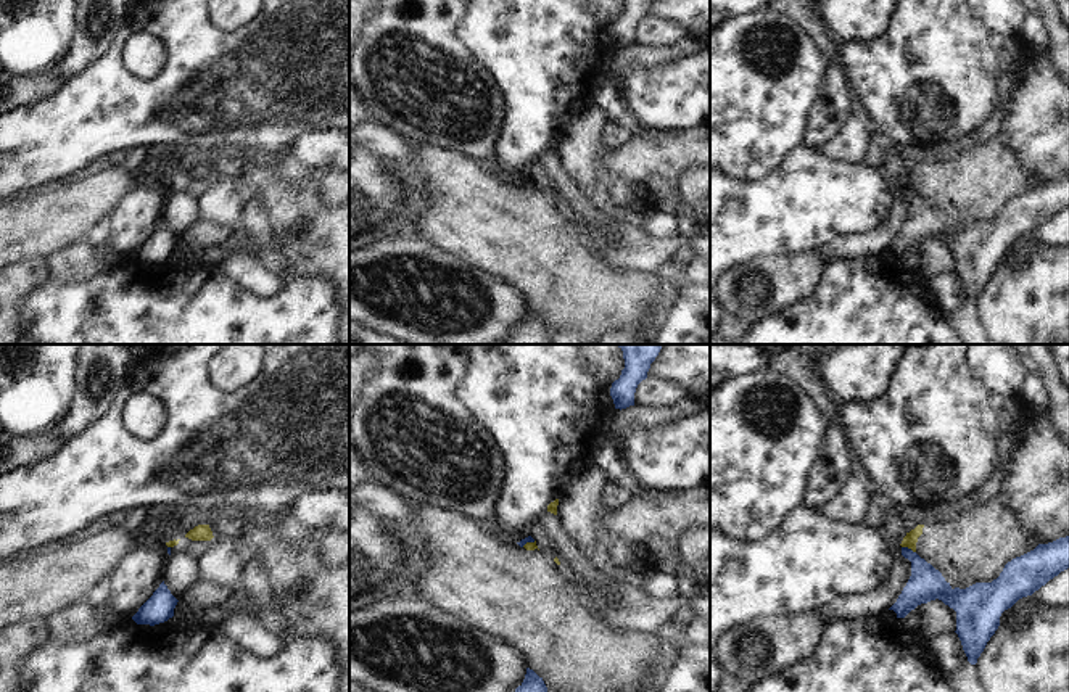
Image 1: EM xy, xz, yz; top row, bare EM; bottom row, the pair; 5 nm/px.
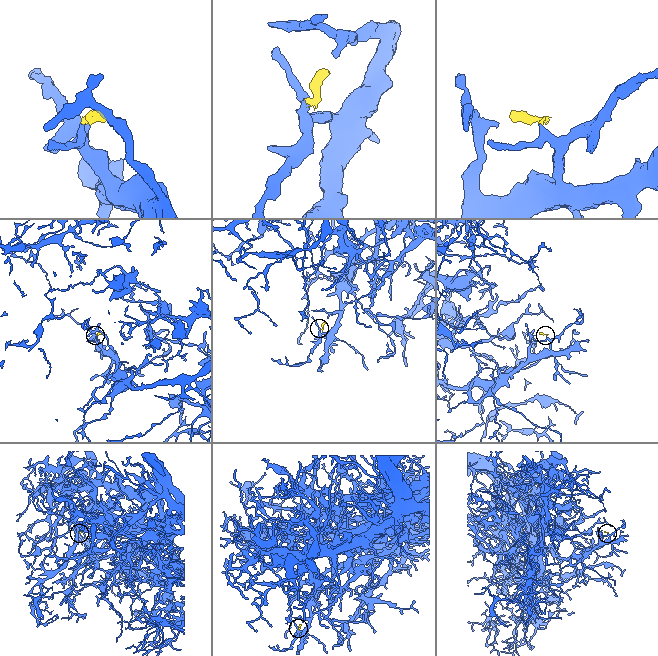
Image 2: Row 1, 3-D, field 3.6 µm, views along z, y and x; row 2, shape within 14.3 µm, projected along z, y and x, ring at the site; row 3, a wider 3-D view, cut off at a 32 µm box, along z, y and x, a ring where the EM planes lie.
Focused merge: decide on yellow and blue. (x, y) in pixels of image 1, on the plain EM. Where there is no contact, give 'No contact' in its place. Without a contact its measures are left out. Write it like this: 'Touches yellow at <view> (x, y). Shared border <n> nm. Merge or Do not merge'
Touches yellow at yz (908, 187). Shared border 80 nm. Do not merge.

